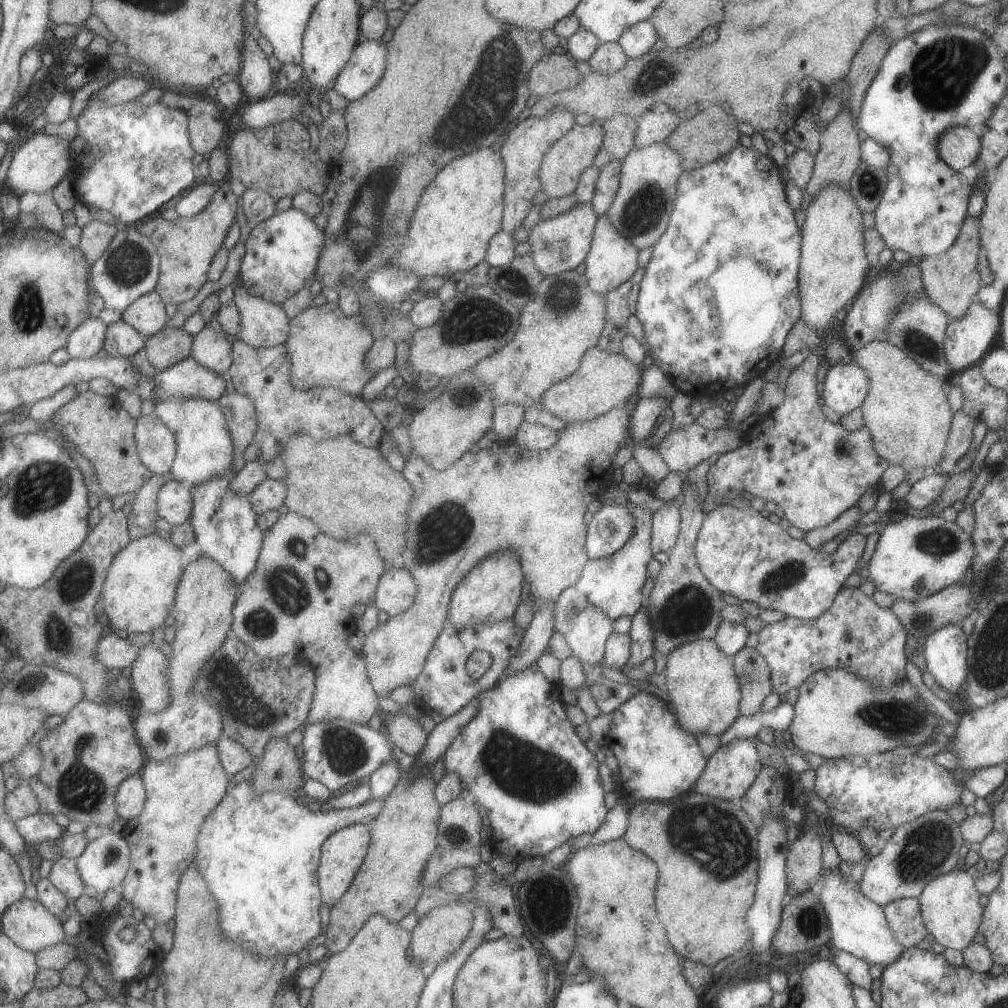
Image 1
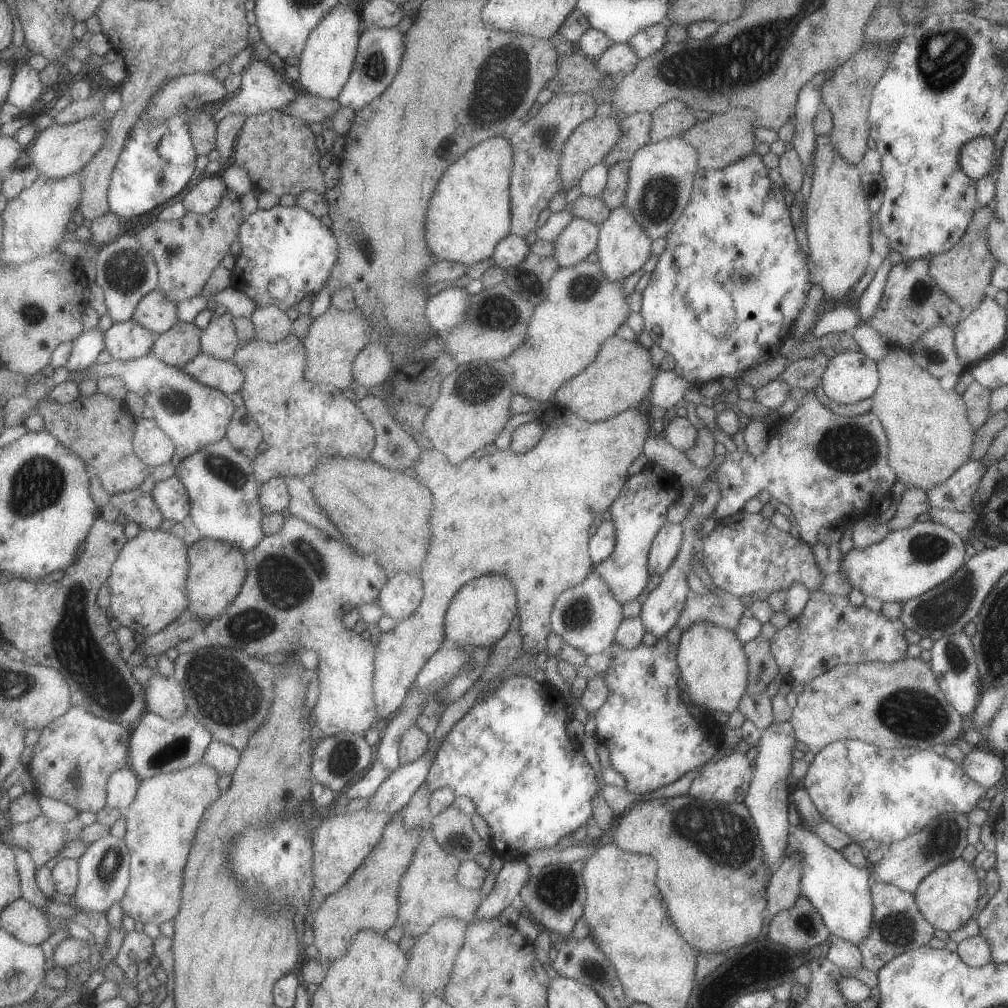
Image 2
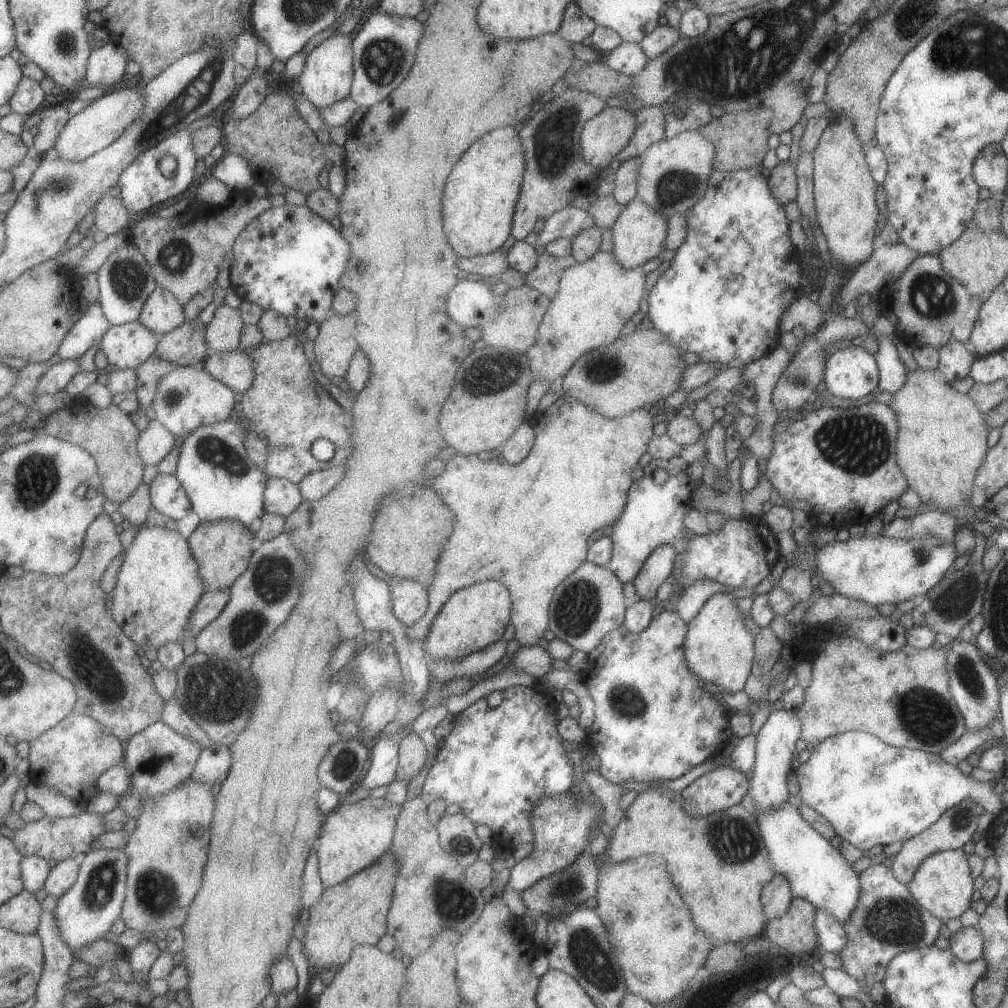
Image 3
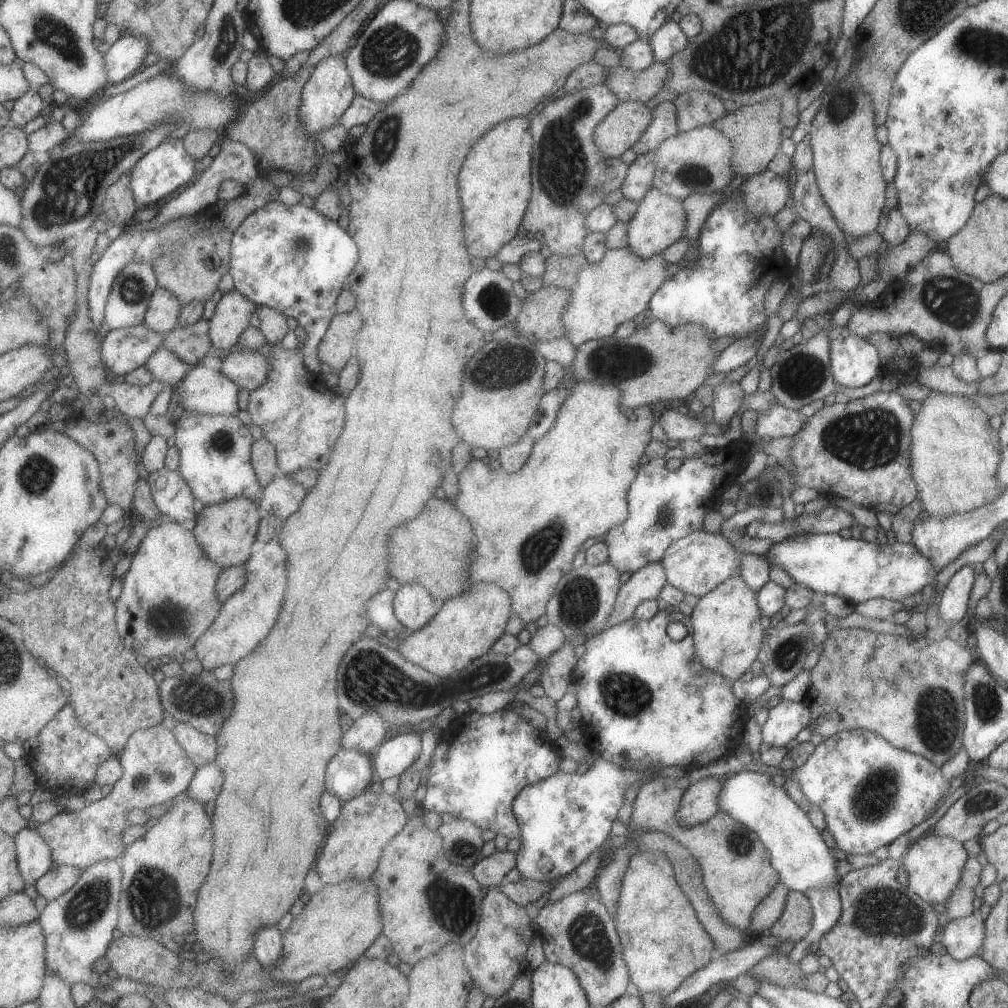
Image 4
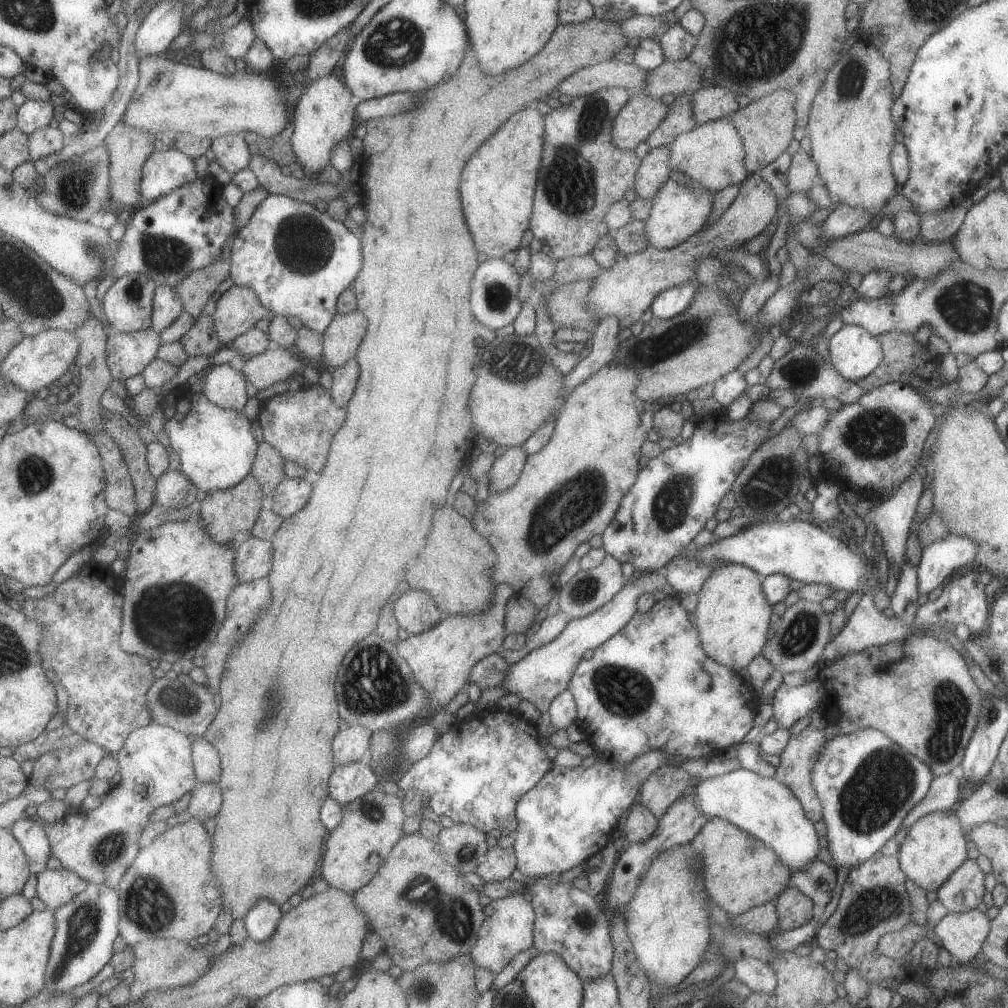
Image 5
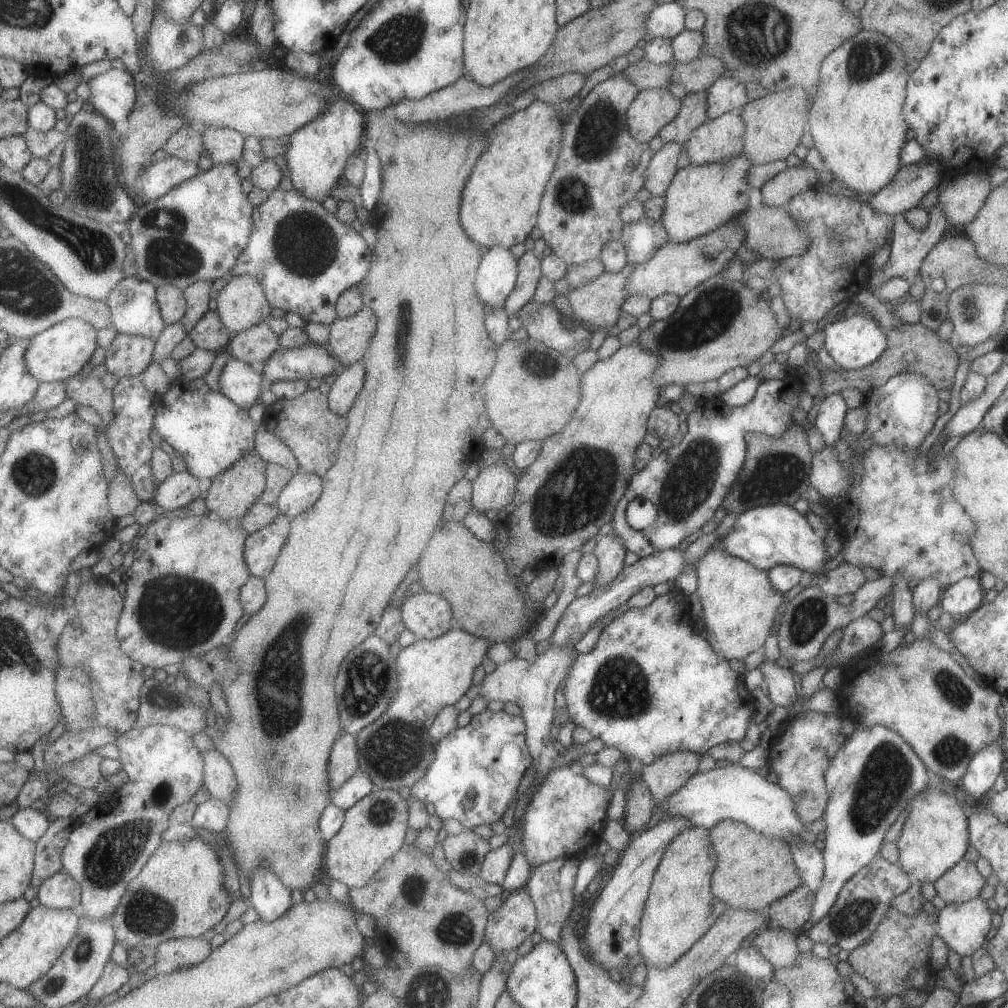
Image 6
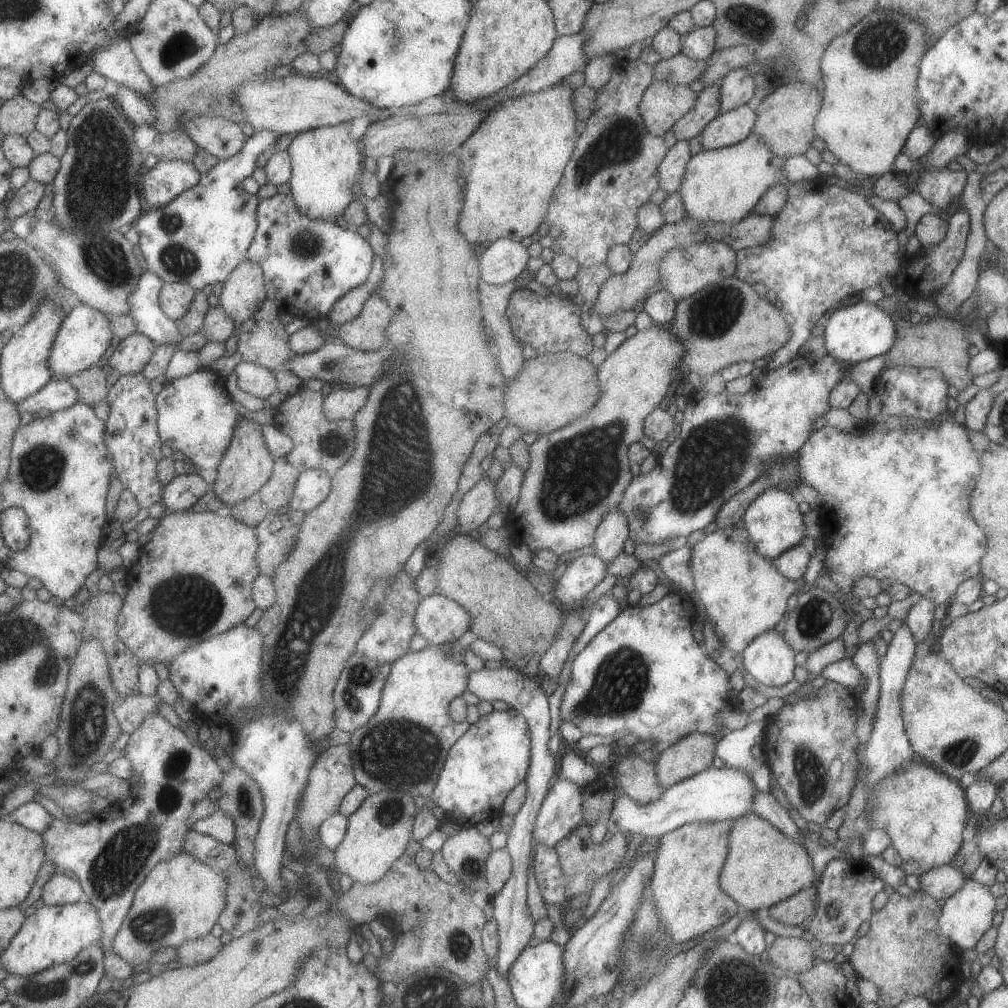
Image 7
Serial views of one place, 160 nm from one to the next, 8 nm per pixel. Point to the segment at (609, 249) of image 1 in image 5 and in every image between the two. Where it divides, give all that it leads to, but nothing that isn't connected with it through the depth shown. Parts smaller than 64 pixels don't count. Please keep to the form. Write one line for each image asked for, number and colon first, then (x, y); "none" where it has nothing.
2: (622, 248)
3: (638, 234)
4: (659, 220)
5: (678, 211)

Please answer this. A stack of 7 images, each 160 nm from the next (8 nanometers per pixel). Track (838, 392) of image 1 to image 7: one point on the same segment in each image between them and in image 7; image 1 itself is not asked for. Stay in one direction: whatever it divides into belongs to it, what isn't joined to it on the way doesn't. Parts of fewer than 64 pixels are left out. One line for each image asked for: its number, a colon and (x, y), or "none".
2: (850, 376)
3: (850, 372)
4: (854, 361)
5: (853, 352)
6: (852, 342)
7: (854, 333)

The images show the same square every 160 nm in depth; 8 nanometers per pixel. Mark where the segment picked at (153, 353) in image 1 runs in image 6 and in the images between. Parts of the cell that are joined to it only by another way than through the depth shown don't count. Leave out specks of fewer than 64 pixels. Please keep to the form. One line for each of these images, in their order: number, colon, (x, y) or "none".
2: (180, 345)
3: (187, 345)
4: (191, 343)
5: (202, 340)
6: (211, 333)

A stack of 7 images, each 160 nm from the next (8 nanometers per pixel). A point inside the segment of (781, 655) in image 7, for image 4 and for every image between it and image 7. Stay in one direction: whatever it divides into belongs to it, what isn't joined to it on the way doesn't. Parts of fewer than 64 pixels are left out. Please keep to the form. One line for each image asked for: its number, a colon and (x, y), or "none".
4: (785, 719)
5: (789, 703)
6: (782, 685)

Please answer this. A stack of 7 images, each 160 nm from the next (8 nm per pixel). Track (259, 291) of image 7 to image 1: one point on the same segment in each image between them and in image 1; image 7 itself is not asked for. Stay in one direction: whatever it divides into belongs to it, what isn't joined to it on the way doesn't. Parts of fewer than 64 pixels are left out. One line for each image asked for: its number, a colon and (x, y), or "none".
1: (214, 349)
2: (220, 339)
3: (224, 334)
4: (234, 311)
5: (239, 308)
6: (242, 303)

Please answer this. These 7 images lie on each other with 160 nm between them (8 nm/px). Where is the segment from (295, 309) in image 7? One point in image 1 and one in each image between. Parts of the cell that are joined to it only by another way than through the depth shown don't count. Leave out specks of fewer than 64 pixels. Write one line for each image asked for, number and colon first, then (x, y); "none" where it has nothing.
1: (283, 253)
2: (287, 253)
3: (290, 259)
4: (294, 259)
5: (299, 260)
6: (306, 258)

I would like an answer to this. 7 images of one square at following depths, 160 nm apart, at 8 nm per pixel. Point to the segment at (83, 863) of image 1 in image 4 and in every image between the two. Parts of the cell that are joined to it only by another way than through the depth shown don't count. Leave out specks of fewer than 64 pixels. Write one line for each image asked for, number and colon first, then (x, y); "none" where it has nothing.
2: (105, 876)
3: (84, 914)
4: (79, 926)

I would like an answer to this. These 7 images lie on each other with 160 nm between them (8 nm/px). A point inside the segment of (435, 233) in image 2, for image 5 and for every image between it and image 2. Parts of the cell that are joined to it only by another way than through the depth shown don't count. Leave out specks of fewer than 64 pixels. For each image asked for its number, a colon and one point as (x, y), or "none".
3: (481, 202)
4: (496, 184)
5: (499, 188)

